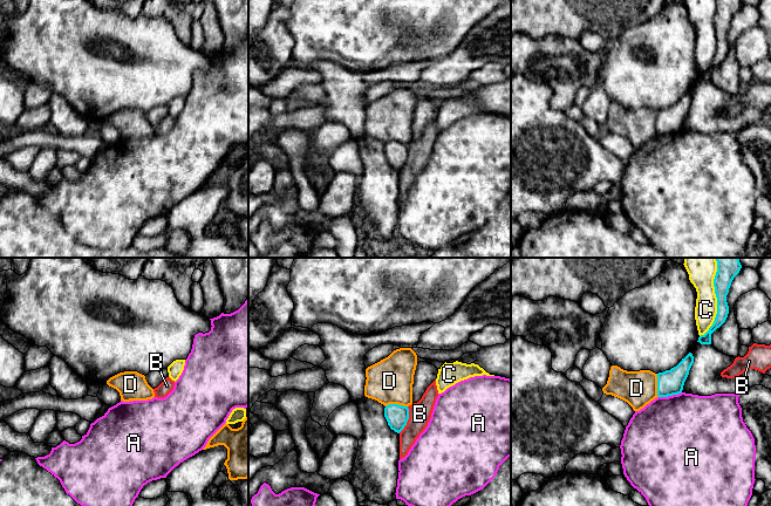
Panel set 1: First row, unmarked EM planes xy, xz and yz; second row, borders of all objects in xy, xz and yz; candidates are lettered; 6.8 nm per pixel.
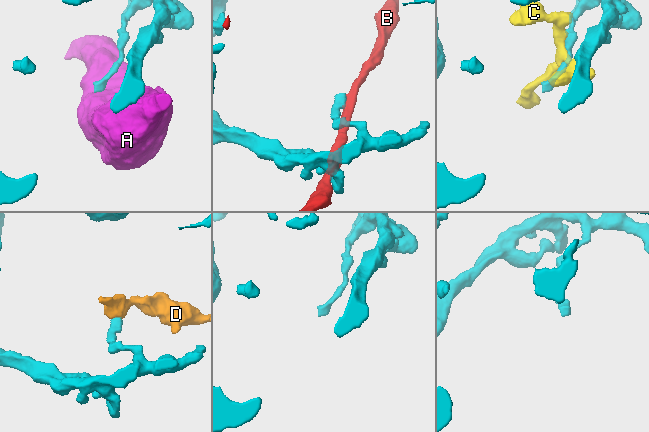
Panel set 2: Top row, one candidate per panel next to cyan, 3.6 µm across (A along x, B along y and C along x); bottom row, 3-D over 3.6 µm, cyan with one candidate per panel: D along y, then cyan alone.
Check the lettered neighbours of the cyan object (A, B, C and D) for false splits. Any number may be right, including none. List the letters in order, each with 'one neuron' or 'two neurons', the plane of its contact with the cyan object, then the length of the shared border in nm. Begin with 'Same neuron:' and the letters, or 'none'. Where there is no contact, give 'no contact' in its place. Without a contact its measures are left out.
Same neuron: none
A: two neurons; contact in yz; length 170 nm
B: two neurons; contact in xz; length 200 nm
C: two neurons; contact in yz; length 550 nm
D: two neurons; contact in yz; length 160 nm

